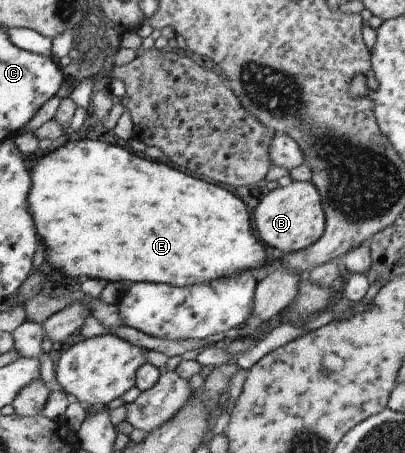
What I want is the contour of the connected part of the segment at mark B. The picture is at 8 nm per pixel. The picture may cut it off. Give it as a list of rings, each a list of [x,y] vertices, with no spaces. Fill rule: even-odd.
[[[292,181],[269,191],[254,208],[253,227],[257,241],[267,249],[288,254],[309,247],[319,239],[324,228],[324,213],[317,188],[309,181]]]

